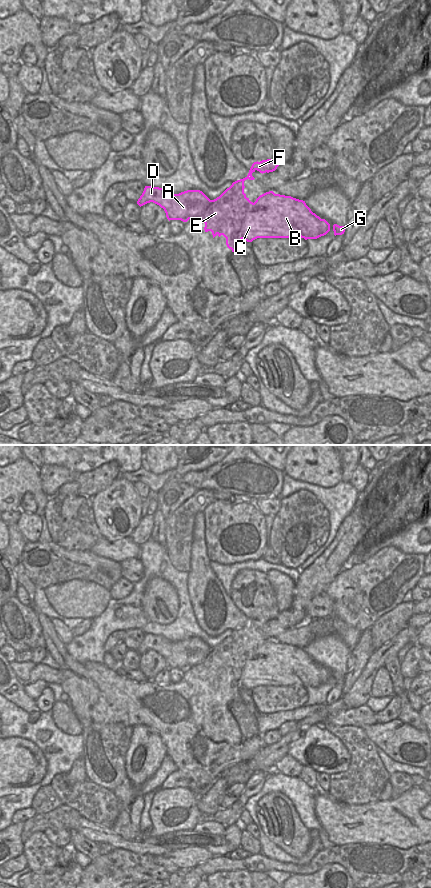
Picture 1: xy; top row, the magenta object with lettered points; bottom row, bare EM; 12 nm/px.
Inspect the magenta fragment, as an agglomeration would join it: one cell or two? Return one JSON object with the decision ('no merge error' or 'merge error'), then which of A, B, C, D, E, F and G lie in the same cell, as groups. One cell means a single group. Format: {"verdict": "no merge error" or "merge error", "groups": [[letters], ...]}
{"verdict": "no merge error", "groups": [["A", "B", "C", "D", "E", "F", "G"]]}

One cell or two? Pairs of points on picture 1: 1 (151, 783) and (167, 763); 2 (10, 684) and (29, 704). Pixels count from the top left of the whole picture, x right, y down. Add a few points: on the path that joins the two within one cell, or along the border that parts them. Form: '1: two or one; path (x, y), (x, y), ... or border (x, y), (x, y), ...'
1: one; path (156, 778), (166, 768)
2: one; path (13, 689), (24, 700)

